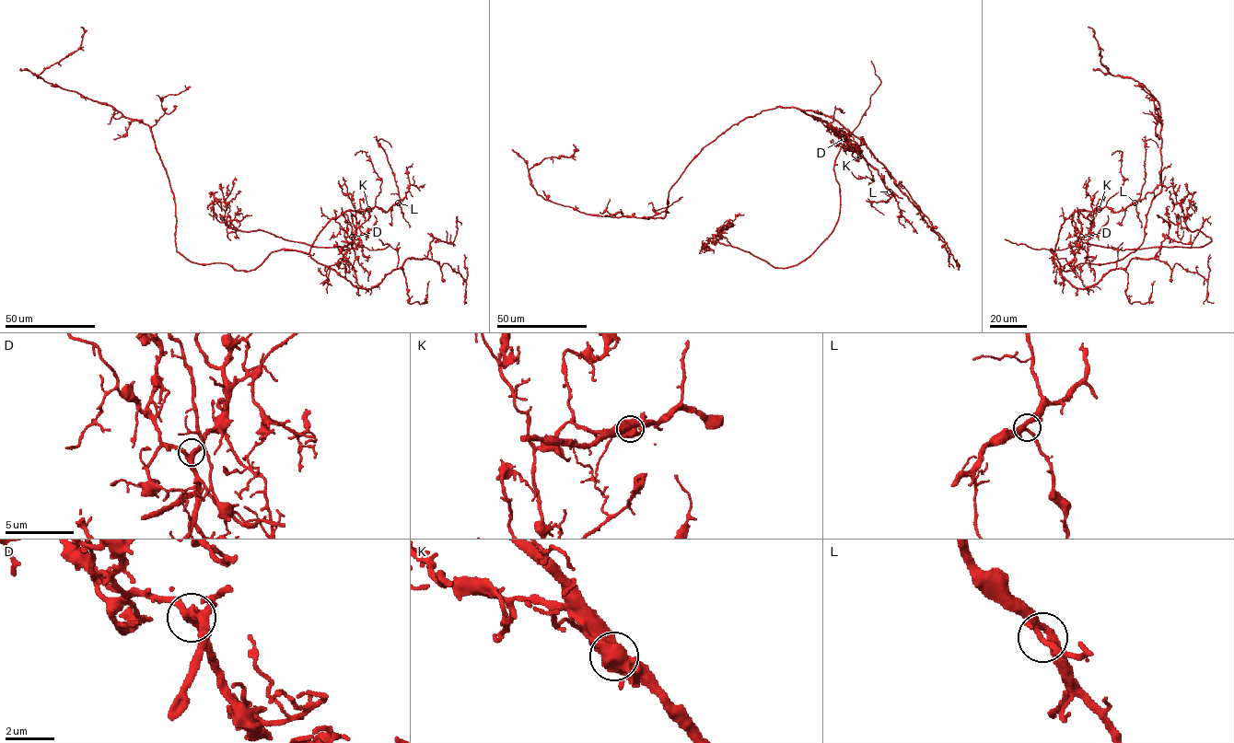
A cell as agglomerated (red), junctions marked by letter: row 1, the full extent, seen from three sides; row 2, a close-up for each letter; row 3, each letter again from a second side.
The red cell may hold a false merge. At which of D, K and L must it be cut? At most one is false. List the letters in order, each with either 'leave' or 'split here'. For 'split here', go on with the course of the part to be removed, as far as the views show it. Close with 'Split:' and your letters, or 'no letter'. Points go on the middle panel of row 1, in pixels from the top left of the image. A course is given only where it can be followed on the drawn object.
D: leave
K: split here; foreign part runs (860, 156), (848, 150), (844, 138), (833, 167), (838, 220), (801, 261), (774, 268), (715, 242), (728, 226)
L: leave
Split: K

